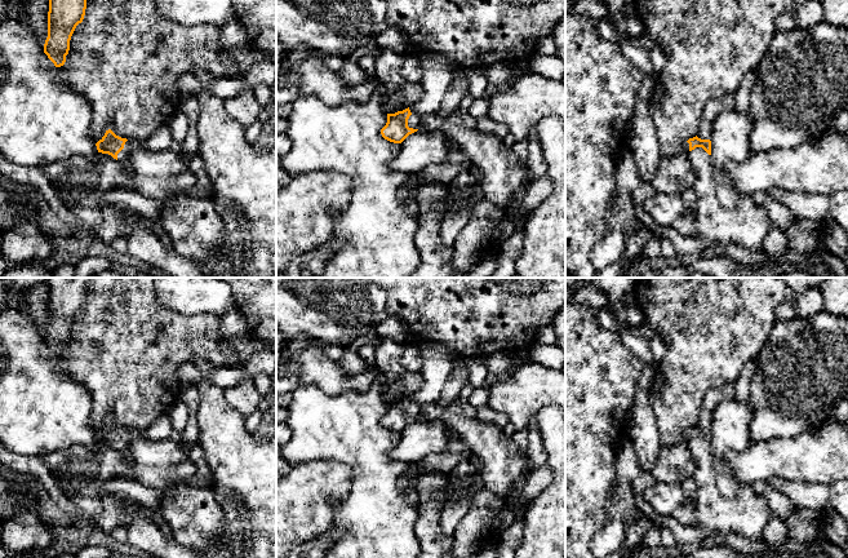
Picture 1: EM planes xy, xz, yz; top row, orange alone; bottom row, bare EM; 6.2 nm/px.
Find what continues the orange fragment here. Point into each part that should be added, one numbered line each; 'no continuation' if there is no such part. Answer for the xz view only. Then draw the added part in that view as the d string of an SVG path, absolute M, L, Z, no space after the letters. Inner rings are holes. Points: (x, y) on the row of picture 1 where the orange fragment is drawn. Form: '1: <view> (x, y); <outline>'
1: xz (413, 122); M412 114L408 119L408 127L413 129L419 129L419 124L421 124L421 118Z

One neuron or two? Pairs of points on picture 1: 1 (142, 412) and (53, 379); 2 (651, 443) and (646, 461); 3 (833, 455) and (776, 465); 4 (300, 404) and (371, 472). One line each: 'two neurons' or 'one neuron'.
1: two neurons
2: one neuron
3: one neuron
4: one neuron

